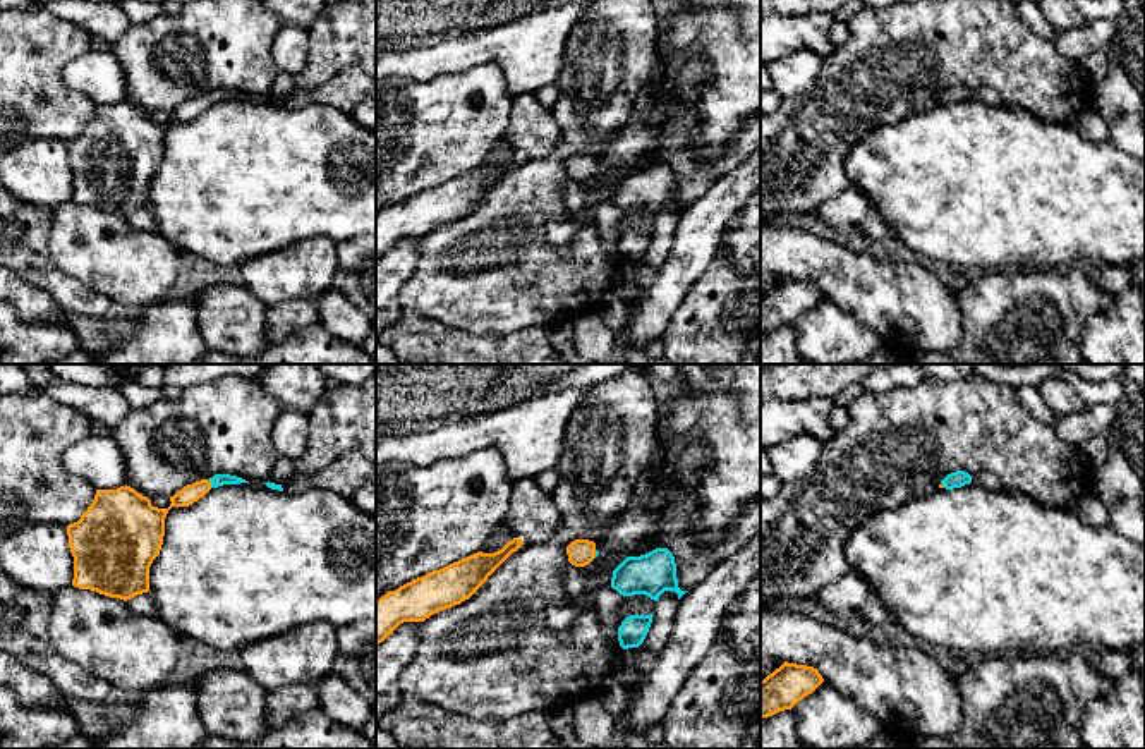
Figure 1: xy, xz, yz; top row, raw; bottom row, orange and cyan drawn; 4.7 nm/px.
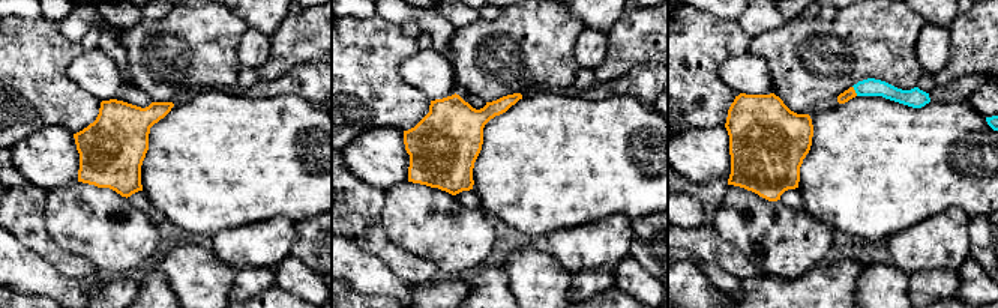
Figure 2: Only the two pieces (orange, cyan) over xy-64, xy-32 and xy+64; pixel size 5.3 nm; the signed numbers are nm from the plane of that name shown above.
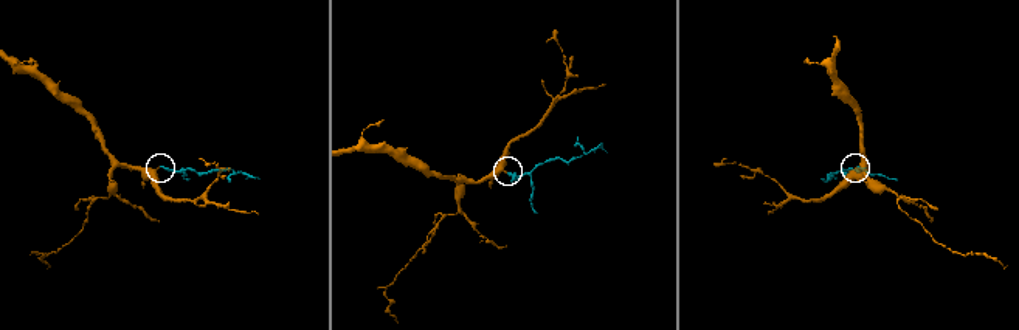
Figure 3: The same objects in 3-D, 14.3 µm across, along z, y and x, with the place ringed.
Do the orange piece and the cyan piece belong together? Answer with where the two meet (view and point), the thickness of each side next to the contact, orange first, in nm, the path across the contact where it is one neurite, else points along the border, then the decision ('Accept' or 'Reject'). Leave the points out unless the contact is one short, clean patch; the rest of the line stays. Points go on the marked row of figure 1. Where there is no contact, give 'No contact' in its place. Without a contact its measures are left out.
Touches orange at xy (210, 483). Thickness 90 nm (orange) against 60 nm. Path across: xy (187, 495), (210, 483), (218, 480). Accept

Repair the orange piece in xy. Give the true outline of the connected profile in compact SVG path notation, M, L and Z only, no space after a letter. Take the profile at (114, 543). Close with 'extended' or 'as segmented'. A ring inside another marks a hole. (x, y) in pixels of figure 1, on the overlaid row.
M215 474L215 476L209 478L209 479L201 479L201 481L196 481L196 483L192 483L192 484L184 486L180 491L177 491L173 496L170 496L170 502L172 502L172 503L170 503L168 508L153 507L153 505L151 505L151 500L149 500L148 496L142 496L141 493L137 493L134 488L130 488L130 486L127 486L127 484L125 484L125 486L120 486L120 488L117 488L117 490L96 490L96 495L94 495L93 503L91 503L91 505L88 507L88 510L81 515L81 519L79 519L77 522L67 526L69 548L70 548L70 553L72 553L72 557L74 557L74 579L72 579L72 586L76 586L76 588L79 588L79 589L91 589L91 591L96 591L96 593L105 594L105 596L110 596L110 598L120 598L120 600L124 600L124 601L127 601L127 600L130 600L130 598L134 598L134 596L137 596L137 594L148 593L148 591L149 591L149 567L151 567L153 560L158 557L158 553L160 553L160 550L161 550L163 536L165 536L165 517L167 517L168 510L170 510L172 507L189 507L189 505L192 505L194 502L197 502L199 498L203 498L211 488L218 488L218 486L223 486L223 484L240 484L240 483L249 483L249 481L245 481L245 479L242 479L242 478L237 478L237 476L230 476L230 474Z | extended

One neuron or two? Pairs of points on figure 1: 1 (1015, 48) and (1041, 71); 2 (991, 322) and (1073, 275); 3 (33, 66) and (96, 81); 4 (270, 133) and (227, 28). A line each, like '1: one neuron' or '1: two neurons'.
1: one neuron
2: one neuron
3: two neurons
4: two neurons

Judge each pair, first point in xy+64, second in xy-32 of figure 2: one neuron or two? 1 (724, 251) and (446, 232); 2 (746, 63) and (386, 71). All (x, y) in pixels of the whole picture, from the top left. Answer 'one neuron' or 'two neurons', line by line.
1: two neurons
2: two neurons

